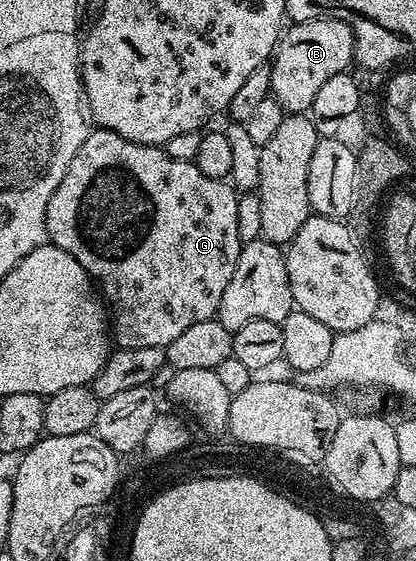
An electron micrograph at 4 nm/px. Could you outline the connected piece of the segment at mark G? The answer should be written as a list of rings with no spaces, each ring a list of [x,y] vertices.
[[[95,128],[88,133],[85,144],[77,148],[77,156],[73,156],[61,184],[57,184],[57,190],[49,200],[47,236],[54,245],[60,246],[62,250],[69,252],[69,256],[78,260],[81,268],[85,268],[85,272],[91,277],[92,283],[101,291],[109,311],[109,330],[116,347],[166,348],[170,342],[177,340],[177,336],[181,336],[181,332],[185,332],[185,328],[201,324],[201,320],[209,320],[218,315],[221,296],[225,296],[225,287],[233,276],[233,268],[237,268],[237,256],[243,247],[243,242],[237,236],[238,203],[239,194],[230,181],[205,176],[205,172],[197,169],[194,162],[173,160],[173,156],[169,156],[166,149],[130,142],[117,136],[117,132]]]

